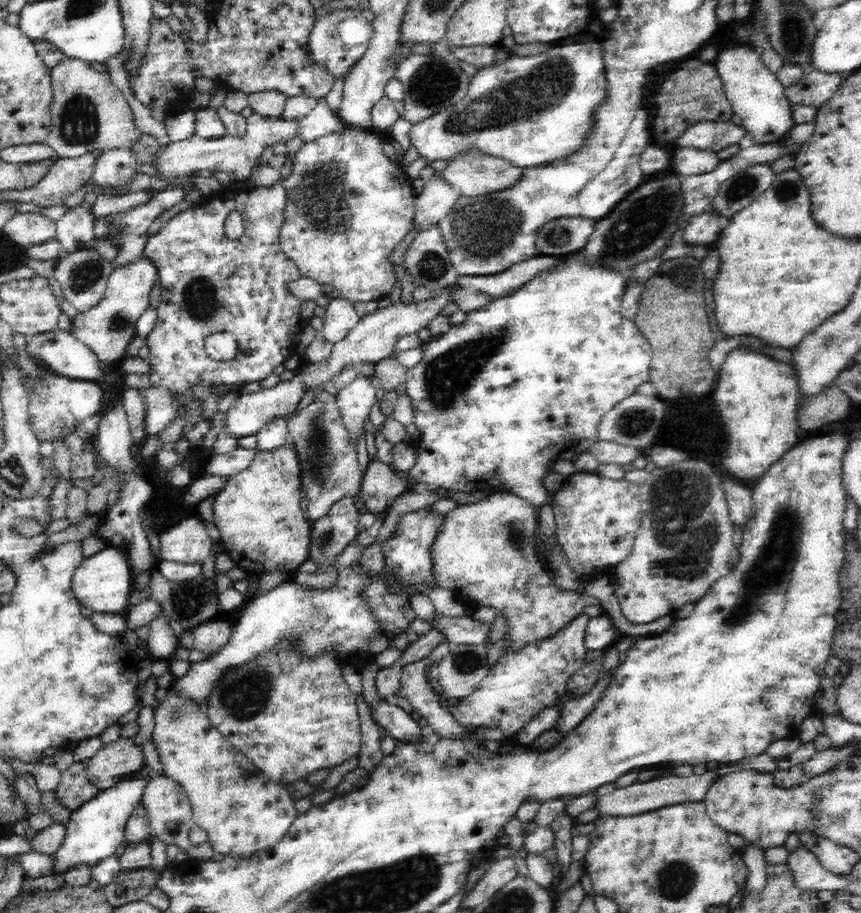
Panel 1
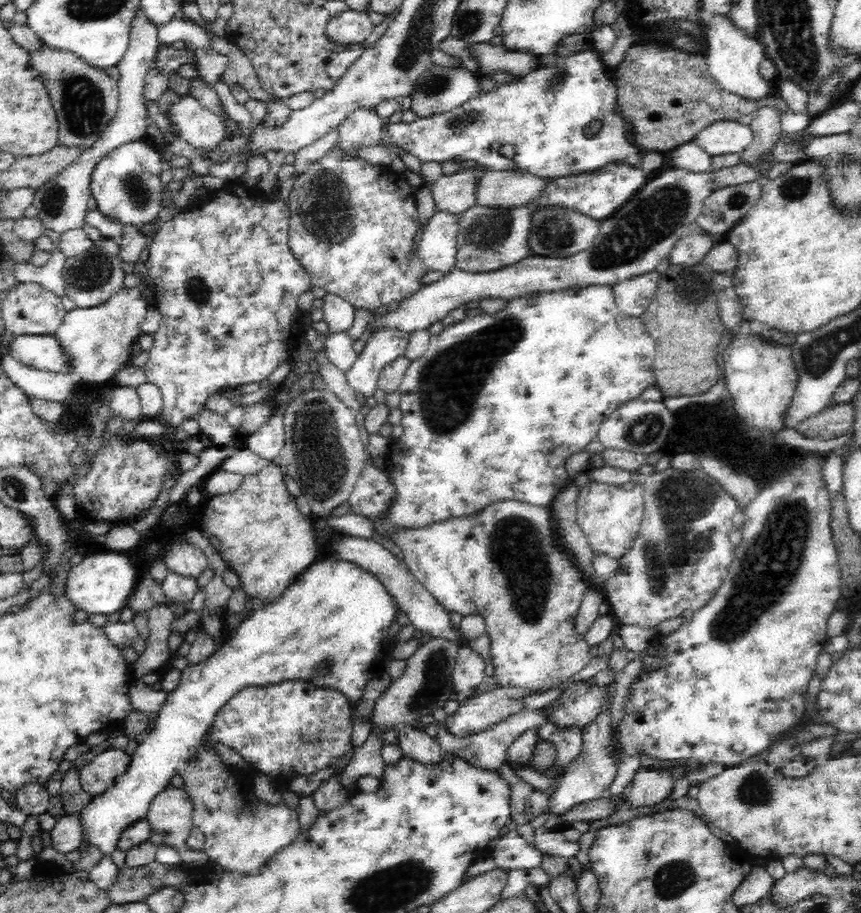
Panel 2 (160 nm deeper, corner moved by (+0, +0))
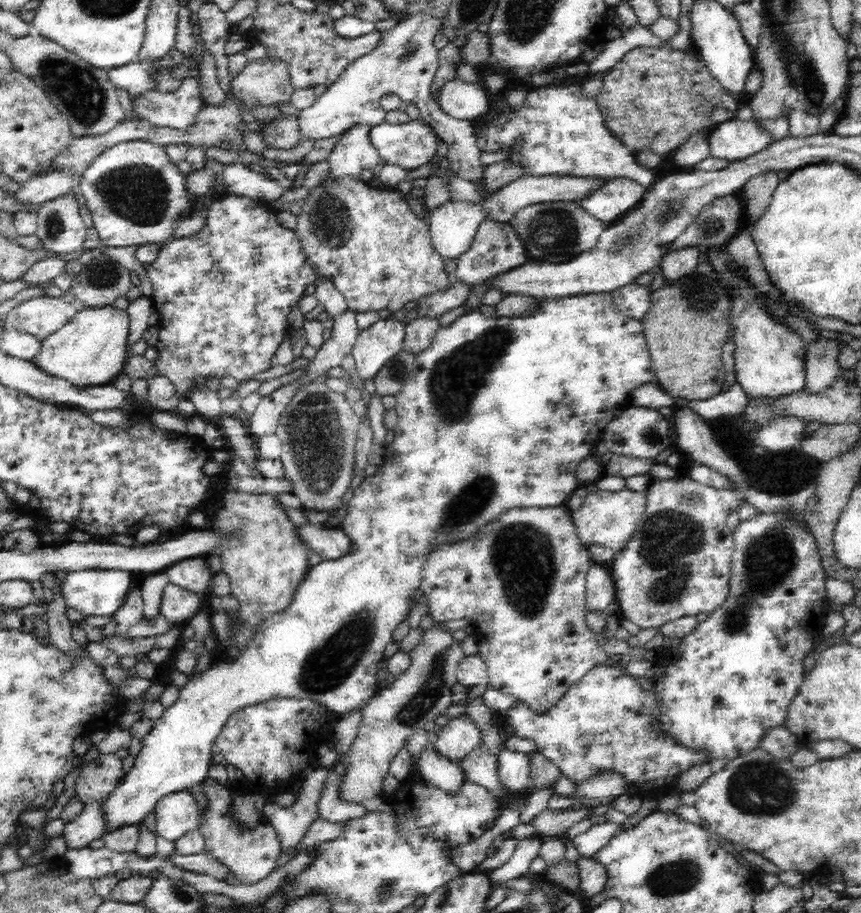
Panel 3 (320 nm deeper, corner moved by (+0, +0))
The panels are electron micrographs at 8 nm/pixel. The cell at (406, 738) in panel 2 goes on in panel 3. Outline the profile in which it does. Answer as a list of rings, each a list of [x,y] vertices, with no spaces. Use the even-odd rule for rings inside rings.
[[[433,747],[419,756],[417,766],[427,782],[446,793],[456,792],[466,781],[462,767],[436,752]]]

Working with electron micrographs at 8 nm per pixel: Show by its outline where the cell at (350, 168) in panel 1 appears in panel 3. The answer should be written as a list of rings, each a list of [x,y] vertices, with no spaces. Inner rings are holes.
[[[347,177],[346,179],[339,179],[336,181],[336,179],[330,178],[324,186],[320,186],[320,188],[316,188],[316,190],[312,190],[310,194],[308,194],[308,200],[304,202],[304,204],[299,204],[302,207],[302,210],[304,212],[301,212],[301,214],[298,216],[297,221],[298,225],[295,228],[295,234],[296,237],[300,240],[300,243],[302,244],[303,247],[303,253],[307,257],[307,262],[310,263],[310,266],[314,267],[314,272],[317,276],[318,279],[324,279],[324,278],[330,278],[330,282],[344,295],[344,298],[347,300],[347,306],[349,310],[354,310],[356,313],[361,313],[361,312],[368,312],[368,311],[380,311],[384,308],[387,308],[389,311],[392,311],[392,313],[396,313],[397,311],[400,311],[403,308],[411,306],[414,302],[416,302],[416,298],[420,298],[422,296],[428,296],[428,294],[432,292],[438,292],[440,288],[446,288],[448,284],[451,284],[454,276],[450,276],[448,272],[446,272],[445,269],[445,260],[442,259],[442,256],[434,249],[434,246],[432,245],[432,240],[430,237],[430,226],[426,219],[418,218],[417,214],[411,210],[410,206],[406,202],[406,200],[398,200],[400,196],[398,194],[394,194],[392,190],[376,190],[376,188],[370,188],[367,184],[364,184],[362,180],[360,179],[354,179],[354,177]]]

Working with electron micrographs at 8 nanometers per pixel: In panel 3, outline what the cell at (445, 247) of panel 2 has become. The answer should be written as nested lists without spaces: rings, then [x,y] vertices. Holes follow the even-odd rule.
[[[448,201],[426,218],[434,249],[442,259],[458,259],[470,249],[476,230],[486,218],[481,204]]]

